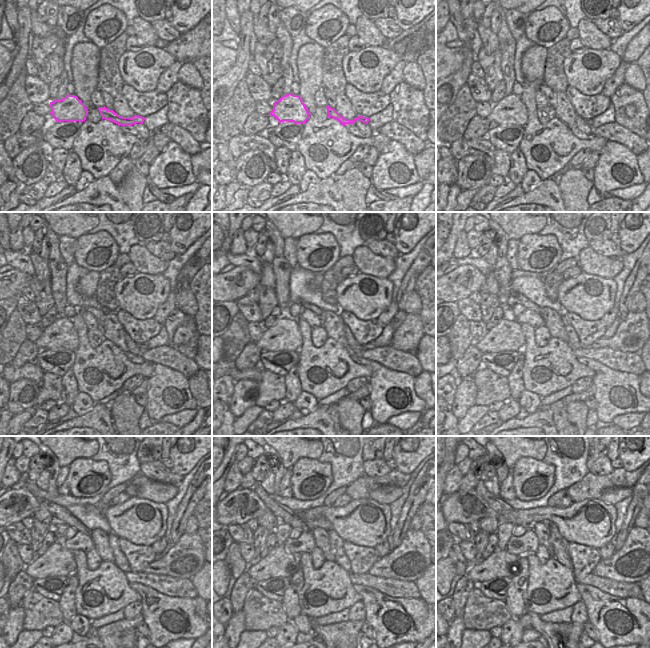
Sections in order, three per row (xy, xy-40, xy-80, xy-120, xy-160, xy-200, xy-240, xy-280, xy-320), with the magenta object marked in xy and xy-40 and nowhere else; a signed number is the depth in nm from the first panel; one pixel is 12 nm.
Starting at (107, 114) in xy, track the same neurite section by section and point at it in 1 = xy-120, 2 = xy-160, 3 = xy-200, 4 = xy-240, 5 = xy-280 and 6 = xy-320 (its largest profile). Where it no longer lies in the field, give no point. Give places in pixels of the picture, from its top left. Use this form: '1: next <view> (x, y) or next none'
1: next xy-120 (143, 346)
2: next xy-160 (370, 345)
3: next xy-200 (633, 332)
4: next xy-240 (187, 556)
5: next xy-280 (407, 562)
6: next xy-320 (636, 560)

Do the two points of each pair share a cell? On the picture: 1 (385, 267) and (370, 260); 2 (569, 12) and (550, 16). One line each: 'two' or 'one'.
1: one
2: two

